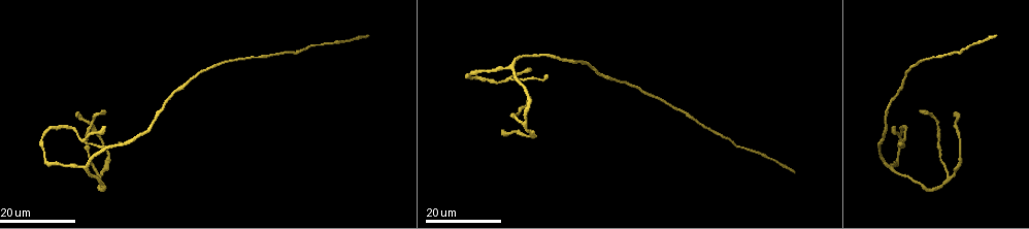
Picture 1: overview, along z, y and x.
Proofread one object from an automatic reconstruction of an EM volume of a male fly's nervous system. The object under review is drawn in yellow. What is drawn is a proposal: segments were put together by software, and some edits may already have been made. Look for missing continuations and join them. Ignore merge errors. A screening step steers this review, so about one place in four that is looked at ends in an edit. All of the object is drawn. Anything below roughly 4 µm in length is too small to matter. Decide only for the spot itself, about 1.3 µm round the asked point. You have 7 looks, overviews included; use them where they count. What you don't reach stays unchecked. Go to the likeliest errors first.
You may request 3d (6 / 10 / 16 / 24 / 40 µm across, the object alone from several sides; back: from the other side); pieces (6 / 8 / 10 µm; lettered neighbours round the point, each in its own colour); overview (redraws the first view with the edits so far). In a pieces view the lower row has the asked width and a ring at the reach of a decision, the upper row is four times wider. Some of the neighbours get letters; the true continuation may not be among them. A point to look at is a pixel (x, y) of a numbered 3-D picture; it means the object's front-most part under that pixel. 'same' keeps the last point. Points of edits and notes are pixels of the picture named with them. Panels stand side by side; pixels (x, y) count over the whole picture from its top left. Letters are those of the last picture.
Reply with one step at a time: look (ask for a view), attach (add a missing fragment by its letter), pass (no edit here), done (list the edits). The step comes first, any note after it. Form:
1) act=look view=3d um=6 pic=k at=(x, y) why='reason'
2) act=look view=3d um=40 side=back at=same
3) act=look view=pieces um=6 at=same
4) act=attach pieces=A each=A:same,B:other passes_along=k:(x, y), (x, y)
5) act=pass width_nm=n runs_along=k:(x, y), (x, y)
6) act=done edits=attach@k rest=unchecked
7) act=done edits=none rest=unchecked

act=look view=3d um=16 pic=1 at=(370, 36) why='end of a long branch'

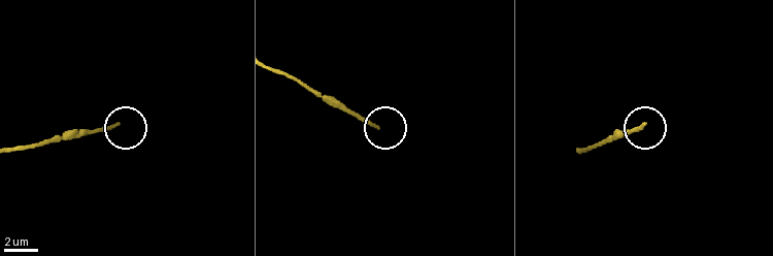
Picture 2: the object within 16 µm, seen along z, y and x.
act=look view=pieces um=10 pic=2 at=(116, 124)

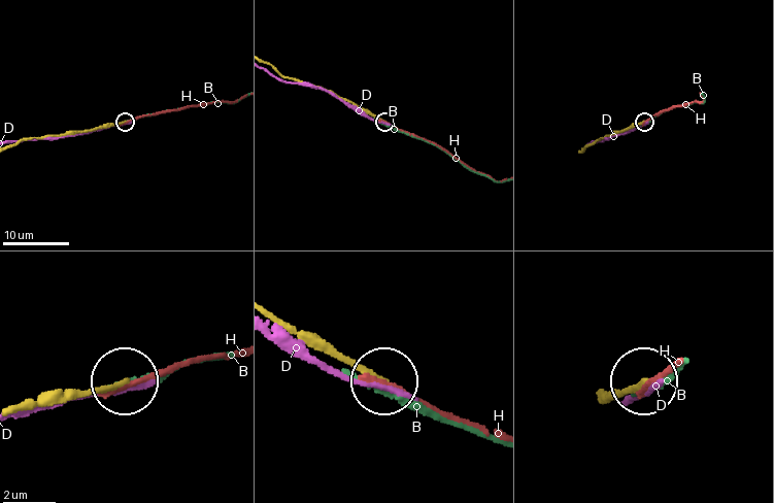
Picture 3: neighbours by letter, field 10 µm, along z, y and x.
act=pass each=B:other,D:other,H:other runs_along=3:(273, 314), (384, 378) found='none of them fits'

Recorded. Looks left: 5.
act=look view=3d um=16 pic=1 at=(900, 142)

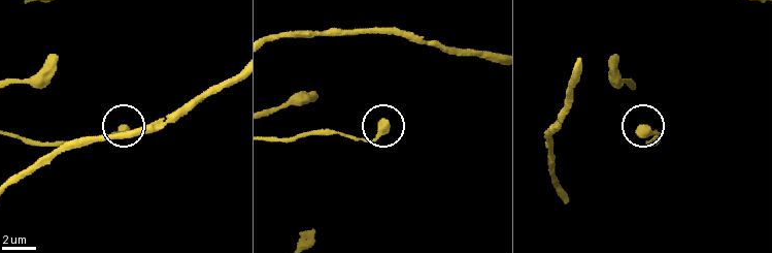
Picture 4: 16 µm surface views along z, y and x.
act=look view=pieces um=10 pic=4 at=(384, 122)

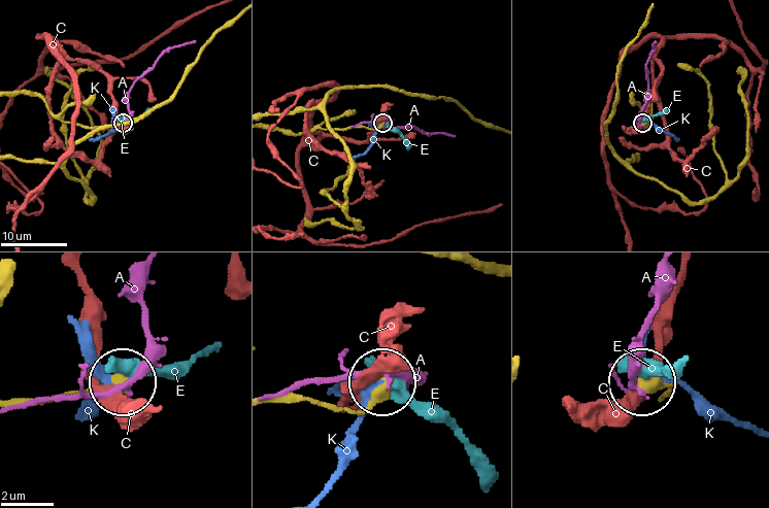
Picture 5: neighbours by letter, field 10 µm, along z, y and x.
act=pass each=A:other,C:other,E:other,K:other runs_along=5:(290, 130), (297, 134), (319, 128), (375, 129), (381, 123) found='no lettered fragment goes on from it'

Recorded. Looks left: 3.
act=look view=3d um=16 pic=1 at=(956, 112)

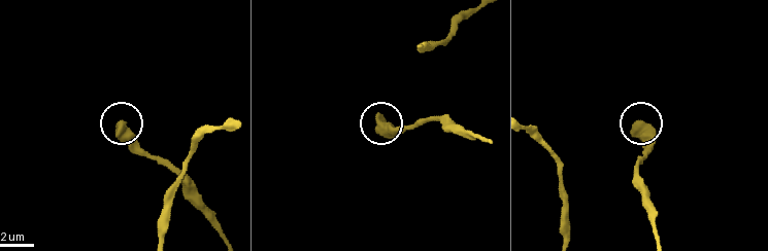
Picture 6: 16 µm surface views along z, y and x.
act=look view=pieces um=8 pic=6 at=(638, 122)

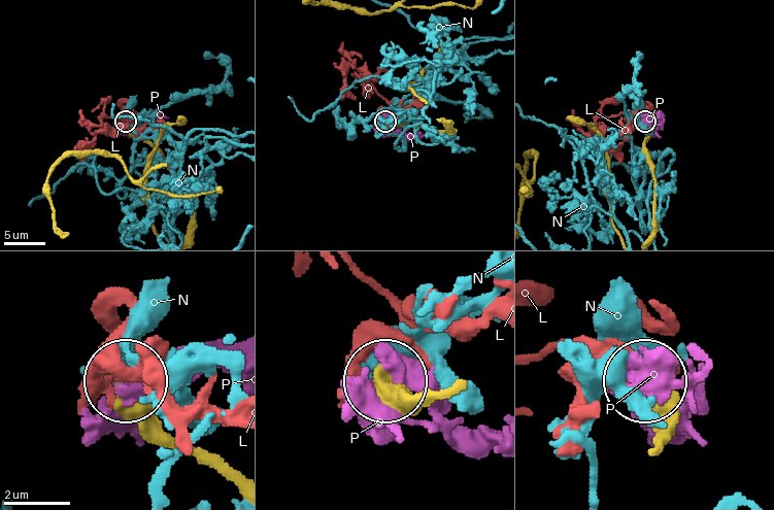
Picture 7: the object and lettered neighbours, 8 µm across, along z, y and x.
act=pass each=L:other,N:other,P:other found='no lettered fragment goes on from it'

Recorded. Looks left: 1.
act=done edits=none rest=unchecked

